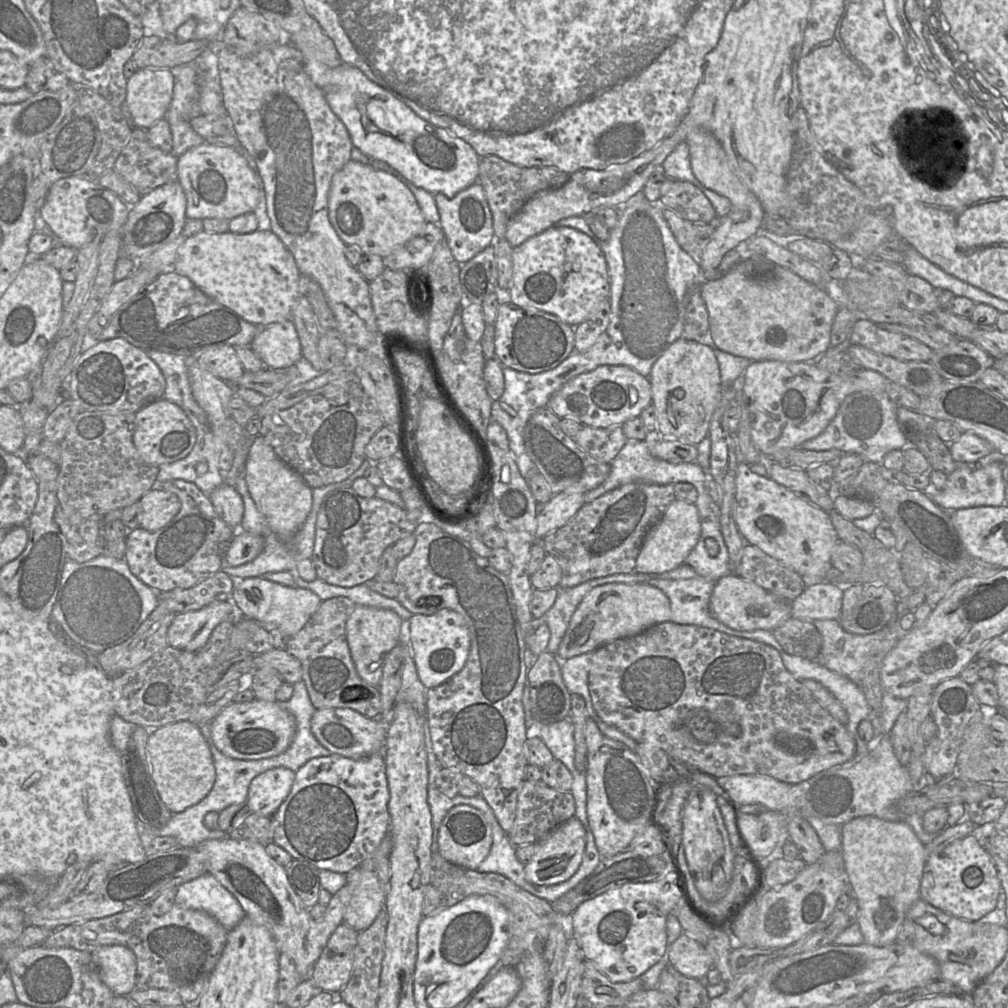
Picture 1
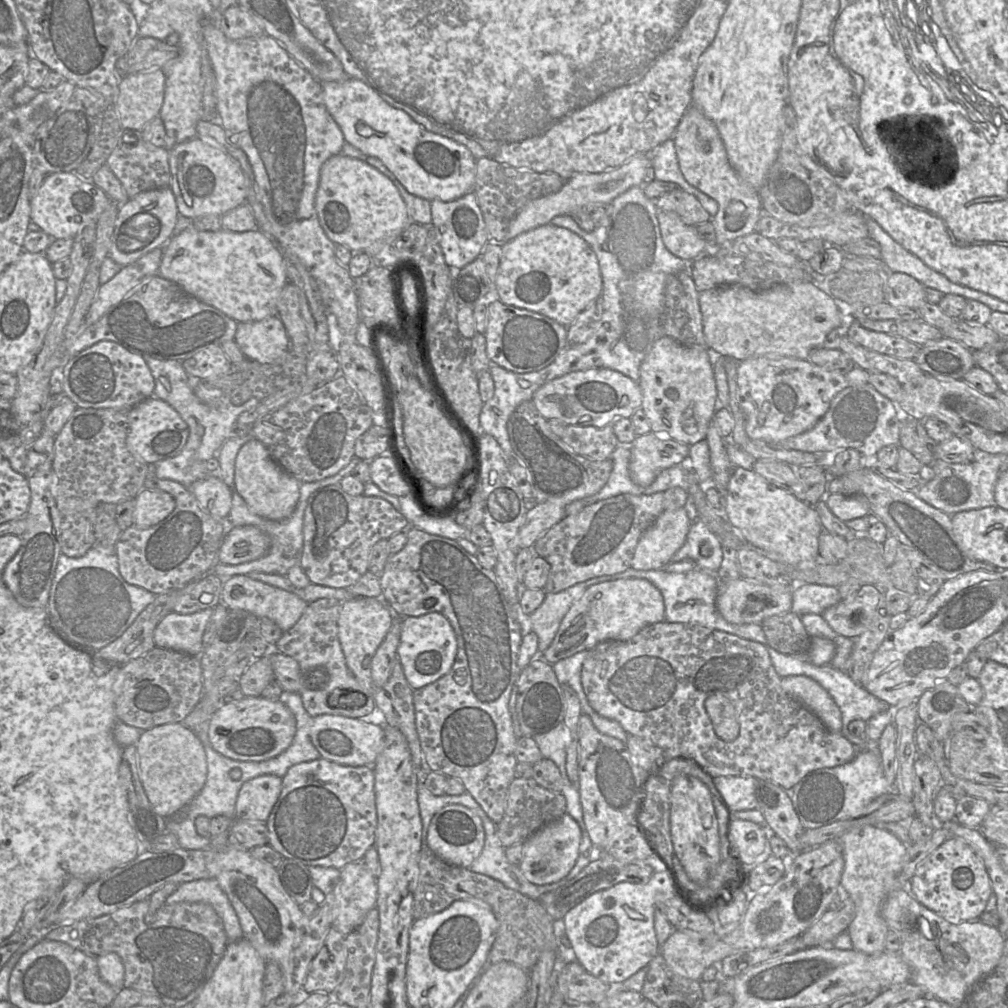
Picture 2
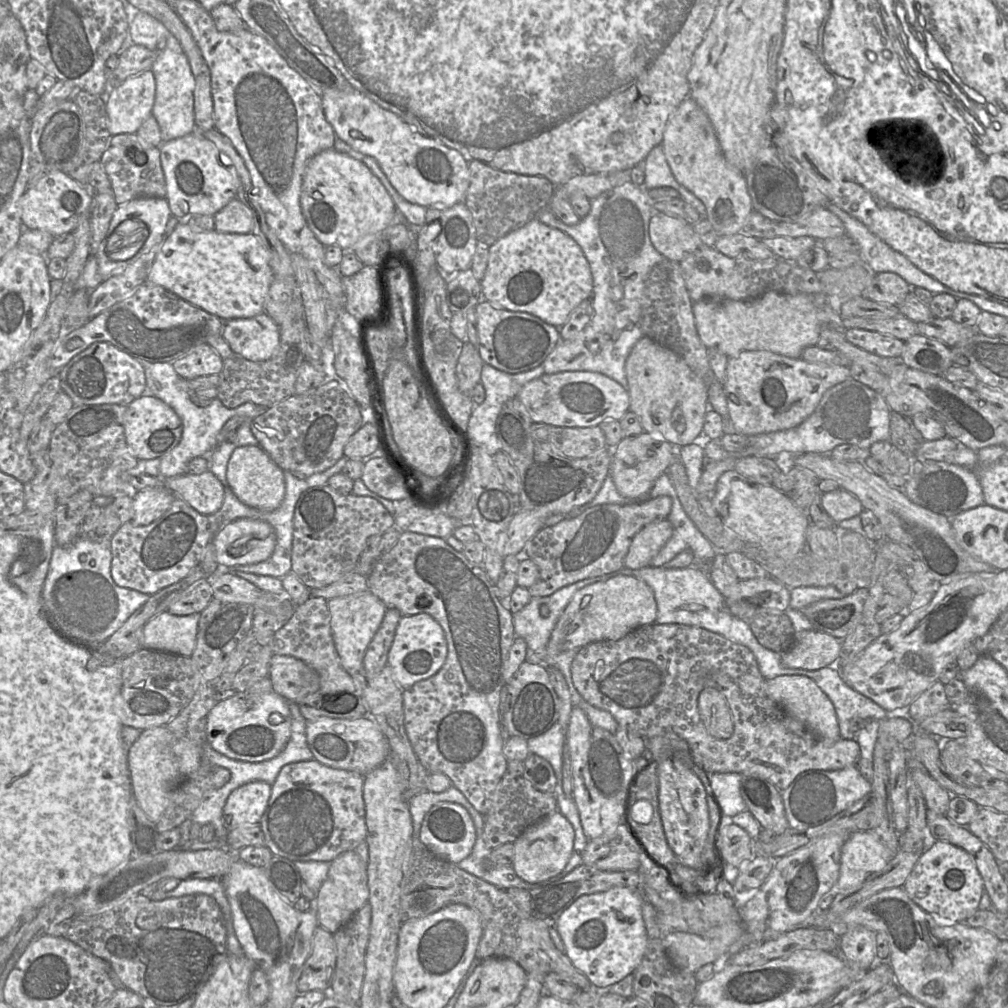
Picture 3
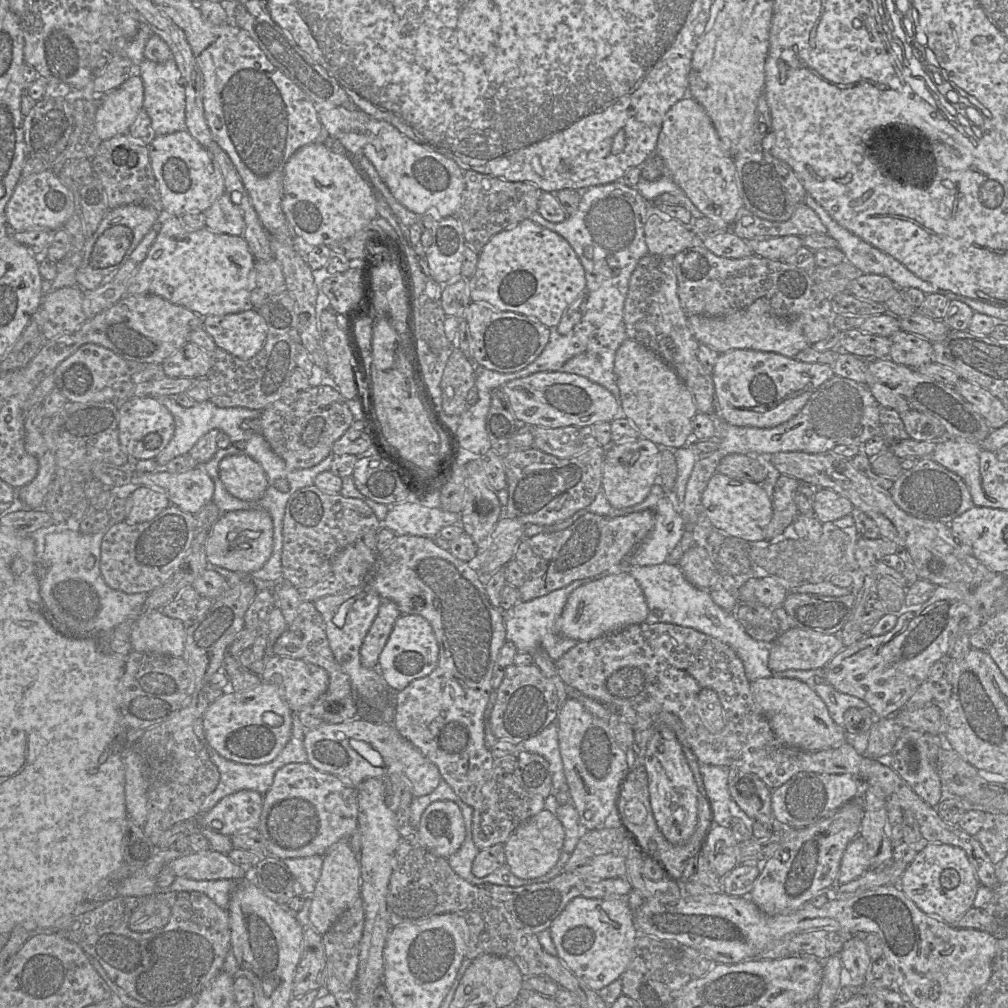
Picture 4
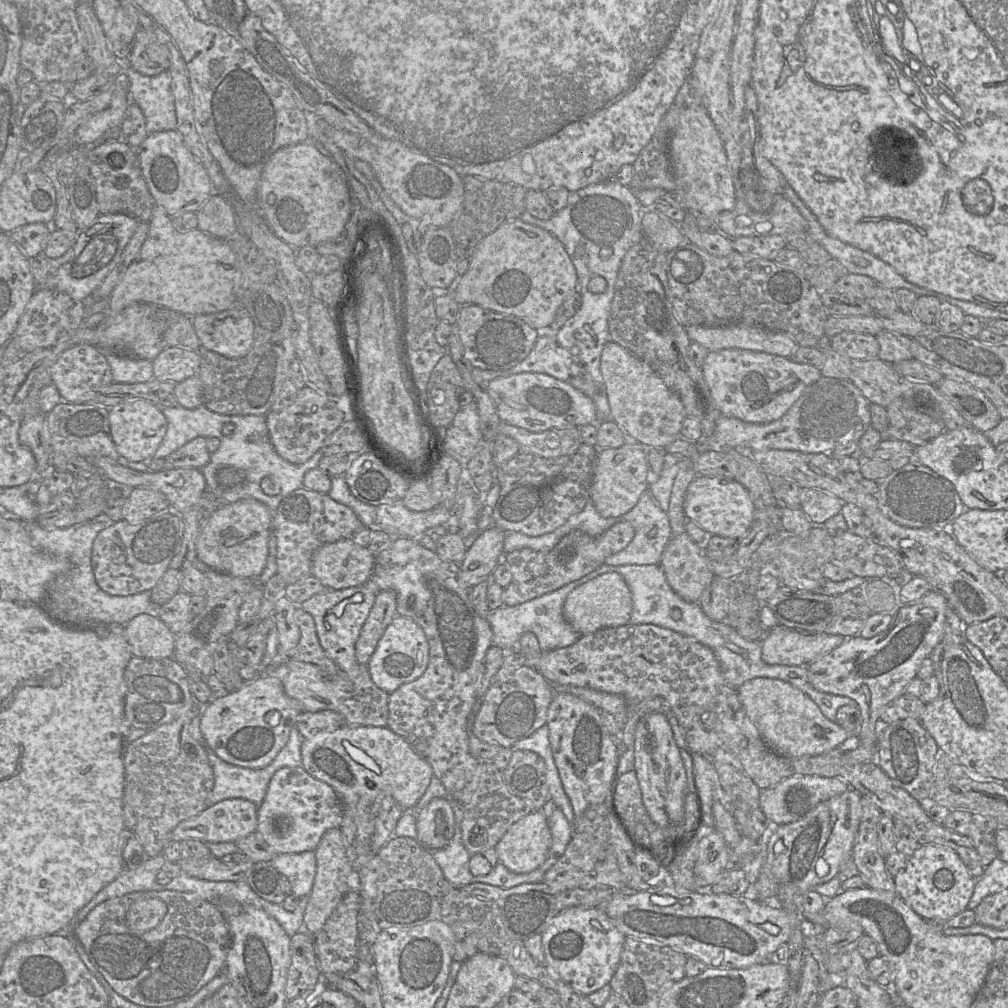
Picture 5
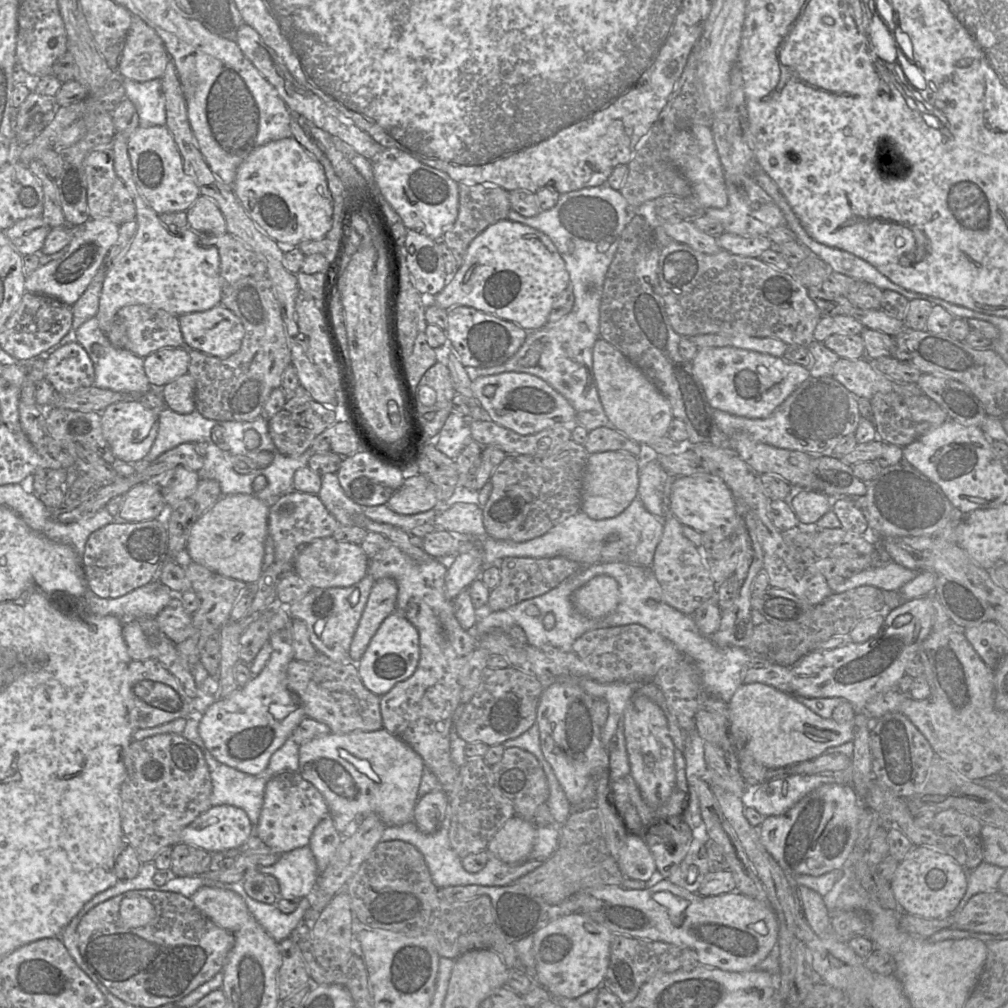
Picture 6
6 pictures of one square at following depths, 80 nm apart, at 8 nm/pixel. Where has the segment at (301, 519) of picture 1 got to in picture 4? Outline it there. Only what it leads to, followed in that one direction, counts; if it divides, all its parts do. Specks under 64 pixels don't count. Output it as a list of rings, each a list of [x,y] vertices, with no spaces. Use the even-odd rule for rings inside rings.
[[[245,454],[226,456],[219,464],[219,475],[227,491],[244,501],[260,500],[269,486],[260,463]]]

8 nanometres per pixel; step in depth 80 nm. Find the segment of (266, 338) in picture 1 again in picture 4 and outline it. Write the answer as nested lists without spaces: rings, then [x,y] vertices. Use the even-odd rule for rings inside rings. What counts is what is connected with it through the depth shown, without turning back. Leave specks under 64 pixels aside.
[[[256,309],[226,315],[206,316],[203,318],[203,329],[213,338],[218,348],[242,360],[252,358],[262,349],[268,331],[265,320]]]

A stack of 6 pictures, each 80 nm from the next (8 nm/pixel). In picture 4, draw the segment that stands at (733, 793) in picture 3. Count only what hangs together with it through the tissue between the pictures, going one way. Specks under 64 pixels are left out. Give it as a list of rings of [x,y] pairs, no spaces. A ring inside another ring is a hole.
[[[699,764],[706,796],[712,809],[713,825],[725,826],[731,819],[739,818],[744,823],[751,818],[733,801],[728,790],[728,771],[725,768],[713,765]]]

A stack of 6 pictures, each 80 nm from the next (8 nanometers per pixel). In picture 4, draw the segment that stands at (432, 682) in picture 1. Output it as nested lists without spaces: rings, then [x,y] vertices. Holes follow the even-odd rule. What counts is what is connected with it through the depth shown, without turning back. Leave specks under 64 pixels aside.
[[[400,615],[383,648],[377,669],[390,689],[397,693],[412,681],[429,675],[437,666],[439,647],[429,622],[419,615]]]

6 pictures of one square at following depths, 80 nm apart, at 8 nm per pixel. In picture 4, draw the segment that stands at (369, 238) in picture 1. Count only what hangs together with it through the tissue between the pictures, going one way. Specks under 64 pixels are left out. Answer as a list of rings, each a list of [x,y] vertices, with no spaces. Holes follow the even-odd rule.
[[[323,143],[299,148],[284,170],[282,210],[293,232],[312,246],[338,243],[365,229],[377,216],[374,189],[348,156],[334,153]]]

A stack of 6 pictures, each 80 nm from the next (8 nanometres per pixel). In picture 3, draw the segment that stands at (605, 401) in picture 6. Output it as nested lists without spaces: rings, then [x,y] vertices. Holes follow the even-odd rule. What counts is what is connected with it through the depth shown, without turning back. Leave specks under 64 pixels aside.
[[[643,337],[632,348],[625,363],[625,372],[630,397],[629,411],[640,418],[644,432],[659,432],[665,441],[677,446],[690,445],[702,436],[704,418],[709,410],[708,387],[677,353]]]

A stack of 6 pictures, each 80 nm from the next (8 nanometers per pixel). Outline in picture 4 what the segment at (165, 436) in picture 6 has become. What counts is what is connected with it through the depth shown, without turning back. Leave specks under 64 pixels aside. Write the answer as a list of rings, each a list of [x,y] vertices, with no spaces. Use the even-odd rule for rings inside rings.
[[[170,396],[158,397],[157,399],[170,411],[175,421],[175,432],[172,439],[163,451],[155,457],[159,465],[166,464],[178,456],[189,453],[190,449],[198,440],[213,429],[218,429],[225,434],[227,434],[229,430],[236,431],[236,427],[243,431],[242,423],[245,423],[245,418],[256,418],[261,412],[260,410],[243,407],[220,408],[214,405],[210,400],[194,407],[184,407],[176,403]]]

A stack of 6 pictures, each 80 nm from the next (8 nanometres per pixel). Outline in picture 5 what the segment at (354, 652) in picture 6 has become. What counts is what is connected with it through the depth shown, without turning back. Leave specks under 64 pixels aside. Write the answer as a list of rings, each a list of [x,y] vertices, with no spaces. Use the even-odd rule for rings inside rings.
[[[379,591],[355,644],[356,659],[367,665],[387,626],[398,615],[396,596],[392,591]]]

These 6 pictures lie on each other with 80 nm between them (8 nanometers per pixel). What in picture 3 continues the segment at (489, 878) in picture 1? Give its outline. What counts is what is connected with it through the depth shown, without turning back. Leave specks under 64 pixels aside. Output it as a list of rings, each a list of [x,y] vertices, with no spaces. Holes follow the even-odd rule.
[[[413,838],[408,876],[402,880],[400,918],[402,922],[432,914],[450,904],[463,904],[474,909],[480,916],[482,937],[476,951],[479,960],[490,957],[509,958],[518,963],[528,974],[557,973],[575,984],[581,991],[595,991],[587,977],[574,967],[566,954],[554,945],[549,927],[539,921],[524,917],[506,890],[478,878],[456,864],[432,853],[420,838]]]

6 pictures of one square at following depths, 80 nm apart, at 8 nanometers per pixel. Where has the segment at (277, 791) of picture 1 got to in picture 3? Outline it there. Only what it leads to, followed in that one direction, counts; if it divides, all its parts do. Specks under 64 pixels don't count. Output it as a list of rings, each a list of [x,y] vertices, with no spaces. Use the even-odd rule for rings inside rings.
[[[254,781],[233,790],[223,809],[229,831],[236,827],[260,824],[268,806],[272,786]]]

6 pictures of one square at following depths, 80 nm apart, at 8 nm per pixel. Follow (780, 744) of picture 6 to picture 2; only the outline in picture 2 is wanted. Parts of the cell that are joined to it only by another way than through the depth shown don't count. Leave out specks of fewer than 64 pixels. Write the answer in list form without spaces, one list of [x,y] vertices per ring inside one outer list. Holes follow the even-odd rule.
[[[807,676],[781,678],[782,689],[813,712],[832,732],[842,730],[842,715],[829,693],[815,680]]]

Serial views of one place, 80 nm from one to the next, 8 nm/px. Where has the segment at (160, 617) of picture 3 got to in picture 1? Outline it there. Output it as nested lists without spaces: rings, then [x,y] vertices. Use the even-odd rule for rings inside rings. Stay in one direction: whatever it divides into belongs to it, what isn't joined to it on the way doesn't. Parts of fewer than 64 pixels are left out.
[[[231,601],[214,602],[199,610],[177,613],[167,633],[168,645],[198,652],[208,641],[212,631],[228,618],[241,616]]]

